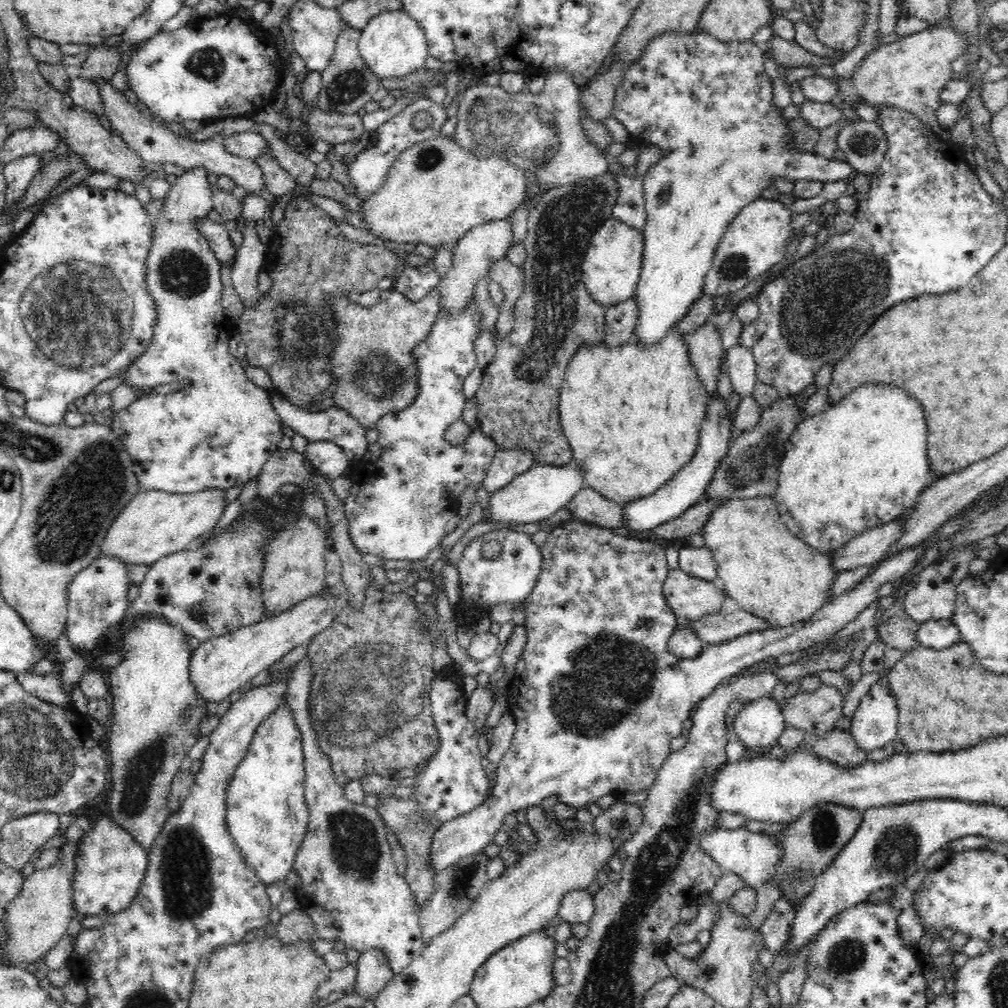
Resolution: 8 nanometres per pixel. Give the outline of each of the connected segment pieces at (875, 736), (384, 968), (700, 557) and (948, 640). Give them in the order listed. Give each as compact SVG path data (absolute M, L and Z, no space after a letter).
M877 682L870 686L866 696L861 699L860 706L856 709L851 718L851 728L849 729L858 746L866 753L878 750L886 744L893 744L897 737L897 726L899 714L896 701L889 691L888 682L882 686L882 682Z
M380 948L366 950L360 954L358 975L354 985L354 993L366 999L374 1000L382 989L393 979L394 972Z
M705 546L679 549L679 569L705 581L718 581L717 565L712 552Z
M940 618L940 620L918 622L916 639L918 639L920 645L942 650L962 641L962 633L952 619Z

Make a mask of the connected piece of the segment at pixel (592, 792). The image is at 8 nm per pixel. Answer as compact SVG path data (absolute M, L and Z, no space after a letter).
M575 519L562 521L560 524L549 529L547 541L541 546L543 557L542 571L538 575L532 592L525 598L522 604L520 604L525 612L525 623L523 626L527 632L527 642L523 649L523 653L519 656L515 665L514 676L510 680L506 690L509 704L508 710L516 722L516 731L508 751L503 754L503 757L497 765L497 777L493 781L490 797L474 810L445 822L434 832L434 838L432 838L432 842L430 842L430 867L434 869L434 874L450 866L454 866L462 860L472 858L473 855L482 852L488 844L492 844L492 840L494 840L496 833L501 830L500 826L504 823L504 816L506 816L508 812L522 814L528 806L538 806L538 804L540 804L544 798L548 798L548 796L557 794L559 800L564 802L564 804L582 809L587 808L586 806L592 804L592 802L598 803L598 800L600 800L602 796L606 796L606 794L611 794L617 798L628 792L640 792L640 790L648 791L658 777L660 766L664 764L664 760L666 760L668 755L672 752L670 749L670 741L672 738L680 736L684 720L691 718L691 714L693 710L696 709L696 706L704 698L707 698L709 694L712 694L716 686L722 684L726 678L739 674L742 670L754 666L754 664L756 665L760 661L771 661L777 656L793 653L793 651L804 650L816 643L828 641L831 636L834 636L836 632L842 630L845 625L856 620L856 617L861 612L864 612L868 606L879 598L877 590L882 584L886 582L898 584L906 577L913 575L920 560L922 560L924 556L921 544L912 546L912 548L904 548L905 550L902 553L896 554L891 558L886 558L882 560L882 562L878 562L878 566L875 566L874 571L868 574L866 578L862 578L862 582L860 582L856 588L848 590L846 594L840 594L840 596L831 598L825 605L820 607L820 610L817 610L804 622L797 622L796 624L785 627L776 627L775 629L768 628L762 632L758 631L742 634L742 636L734 638L734 640L720 642L720 644L706 644L706 646L702 648L702 652L700 652L696 658L678 658L668 650L670 631L677 626L677 618L674 614L674 609L668 605L668 601L666 601L666 597L664 597L664 591L662 591L662 588L664 588L664 580L666 580L668 573L671 572L665 549L666 548L656 542L620 536L609 528L598 527L596 524L589 524L588 522L577 521Z

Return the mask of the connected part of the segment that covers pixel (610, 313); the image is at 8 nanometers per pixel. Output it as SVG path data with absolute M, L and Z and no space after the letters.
M635 295L624 302L606 308L605 339L603 342L612 348L626 344L628 340L636 338L635 328L638 322L638 305Z

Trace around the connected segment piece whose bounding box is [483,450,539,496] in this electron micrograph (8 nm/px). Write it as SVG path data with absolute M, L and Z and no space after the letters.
M500 450L483 478L486 491L492 496L508 486L516 476L539 465L532 452L526 450Z

